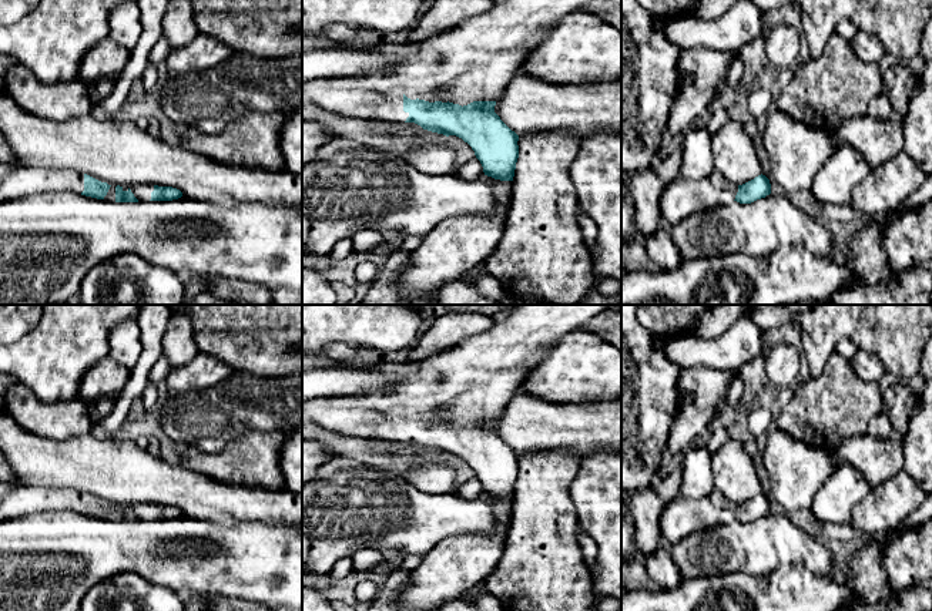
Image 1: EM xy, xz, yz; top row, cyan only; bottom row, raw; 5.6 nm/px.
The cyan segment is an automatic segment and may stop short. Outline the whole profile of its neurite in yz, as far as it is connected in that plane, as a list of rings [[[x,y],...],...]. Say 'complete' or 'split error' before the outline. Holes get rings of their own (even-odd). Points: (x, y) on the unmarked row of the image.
split error; [[[717,490],[698,500],[678,494],[663,510],[660,533],[663,541],[674,545],[695,531],[730,524],[734,520],[751,523],[770,513],[770,498],[762,493],[742,504],[732,504]]]

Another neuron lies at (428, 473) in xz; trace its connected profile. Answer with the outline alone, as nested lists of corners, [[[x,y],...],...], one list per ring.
[[[410,456],[403,477],[425,493],[455,493],[455,469],[440,456]]]

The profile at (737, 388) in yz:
[[[741,367],[735,370],[732,385],[730,387],[728,396],[725,397],[725,406],[737,412],[741,397],[744,396],[744,382],[741,376]]]

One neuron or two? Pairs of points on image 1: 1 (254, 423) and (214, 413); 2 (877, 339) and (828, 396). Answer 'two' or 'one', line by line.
1: one
2: two

